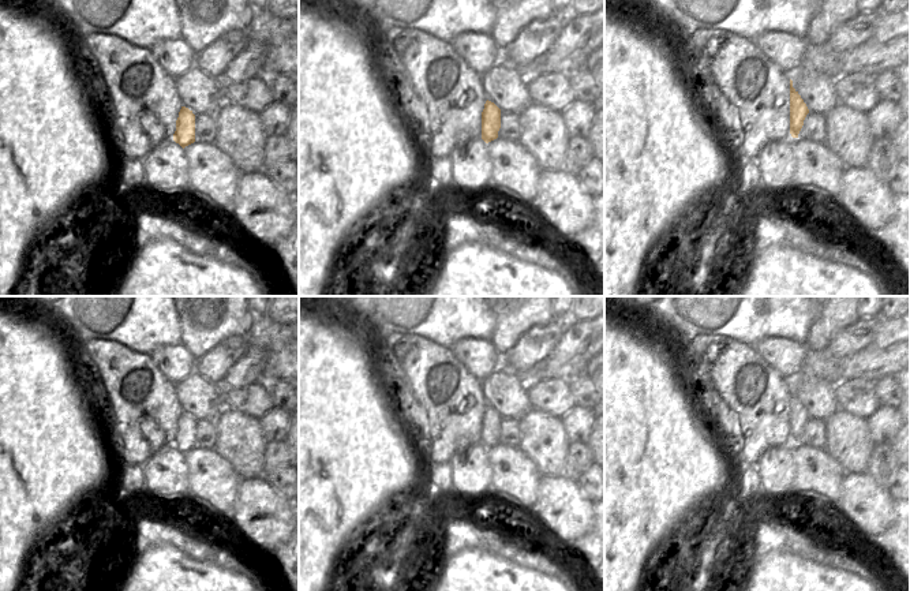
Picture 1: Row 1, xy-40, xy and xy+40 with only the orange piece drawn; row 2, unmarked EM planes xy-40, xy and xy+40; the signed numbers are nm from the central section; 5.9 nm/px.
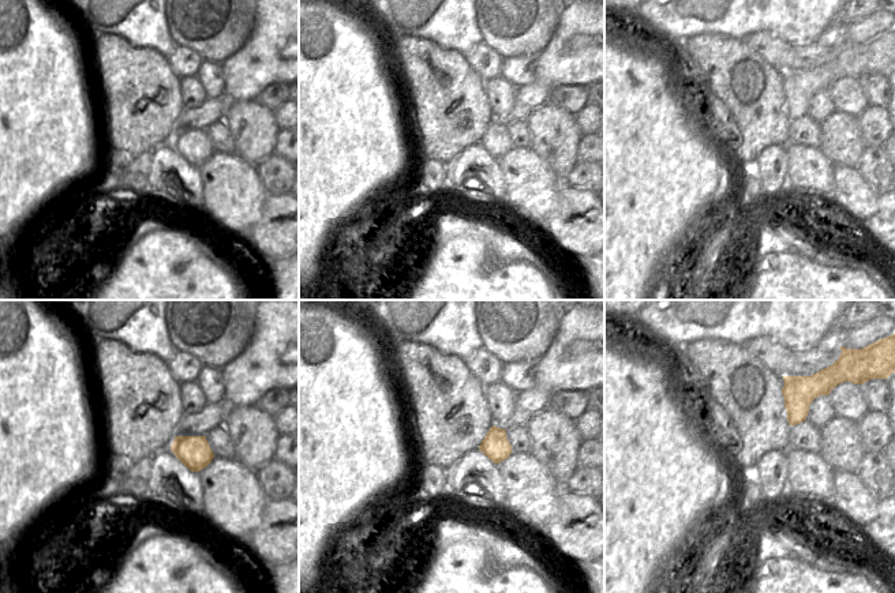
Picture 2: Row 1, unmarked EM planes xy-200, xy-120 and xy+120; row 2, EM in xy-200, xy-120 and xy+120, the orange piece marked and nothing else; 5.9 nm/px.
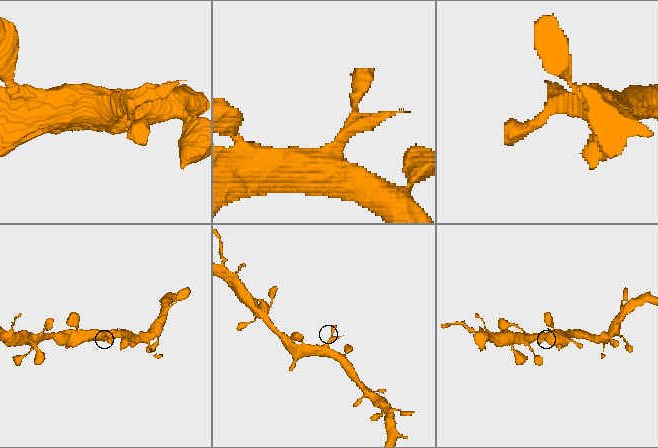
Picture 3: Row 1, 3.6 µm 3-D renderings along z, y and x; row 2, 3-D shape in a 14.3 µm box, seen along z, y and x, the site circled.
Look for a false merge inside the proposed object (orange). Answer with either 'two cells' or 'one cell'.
one cell

